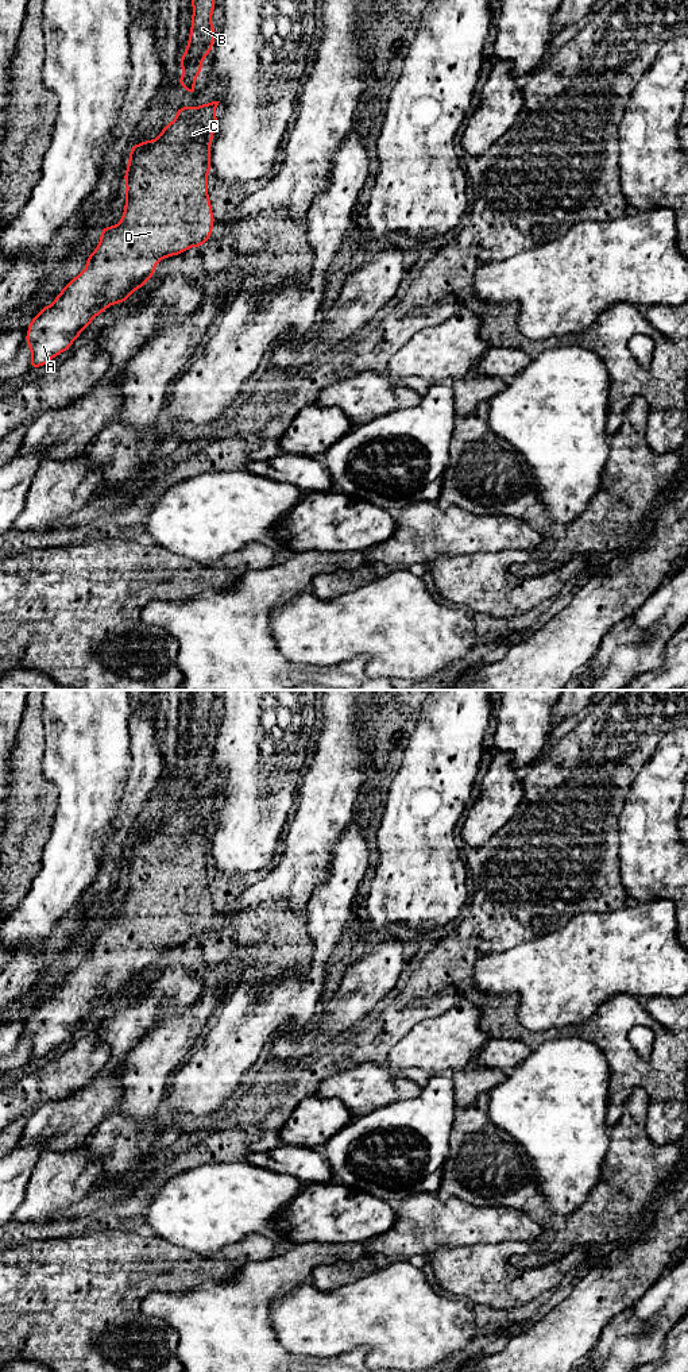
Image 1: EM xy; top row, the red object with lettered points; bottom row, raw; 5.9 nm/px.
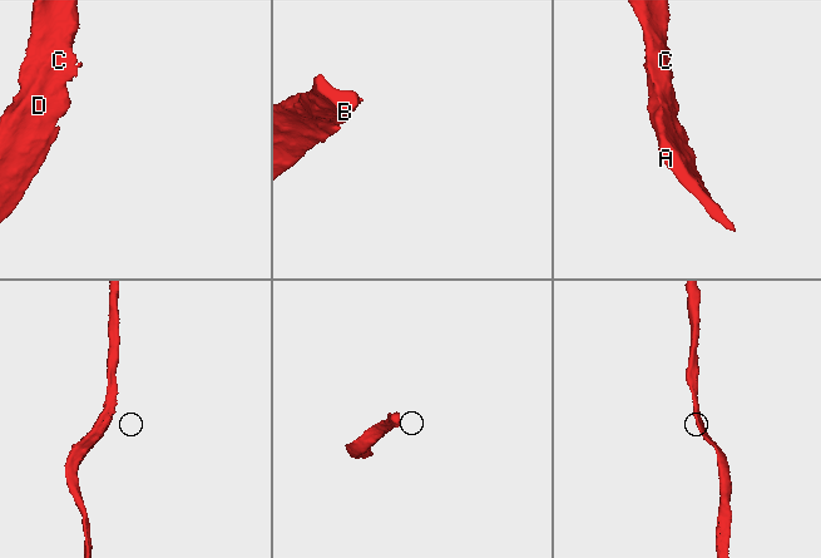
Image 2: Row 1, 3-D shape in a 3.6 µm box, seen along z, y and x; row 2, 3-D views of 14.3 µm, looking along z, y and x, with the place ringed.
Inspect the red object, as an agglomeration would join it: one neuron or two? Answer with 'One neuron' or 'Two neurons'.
One neuron

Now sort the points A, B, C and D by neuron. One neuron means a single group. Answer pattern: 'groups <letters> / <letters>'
groups A B C D

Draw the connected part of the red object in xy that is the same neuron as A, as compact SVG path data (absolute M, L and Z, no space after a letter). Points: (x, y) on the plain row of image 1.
M219 794L177 799L177 809L162 820L158 829L132 836L124 864L127 882L121 912L119 916L101 920L100 936L85 949L84 963L69 972L54 994L43 998L30 1013L26 1025L26 1034L31 1043L30 1060L45 1057L61 1044L71 1040L71 1034L96 1007L111 997L127 993L134 982L142 980L152 970L161 951L181 947L190 939L201 939L212 928L216 910L208 886L208 864L212 859L210 836L217 816Z

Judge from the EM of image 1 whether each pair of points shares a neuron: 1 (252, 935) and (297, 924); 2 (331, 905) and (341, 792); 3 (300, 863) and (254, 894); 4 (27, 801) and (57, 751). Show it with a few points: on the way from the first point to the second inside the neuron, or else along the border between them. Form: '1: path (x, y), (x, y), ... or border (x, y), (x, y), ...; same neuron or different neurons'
1: path (263, 925), (286, 925); same neuron
2: border (354, 814), (332, 851), (328, 873); different neurons
3: path (289, 874), (265, 889); same neuron
4: border (43, 740), (42, 773), (55, 787), (58, 801); different neurons

